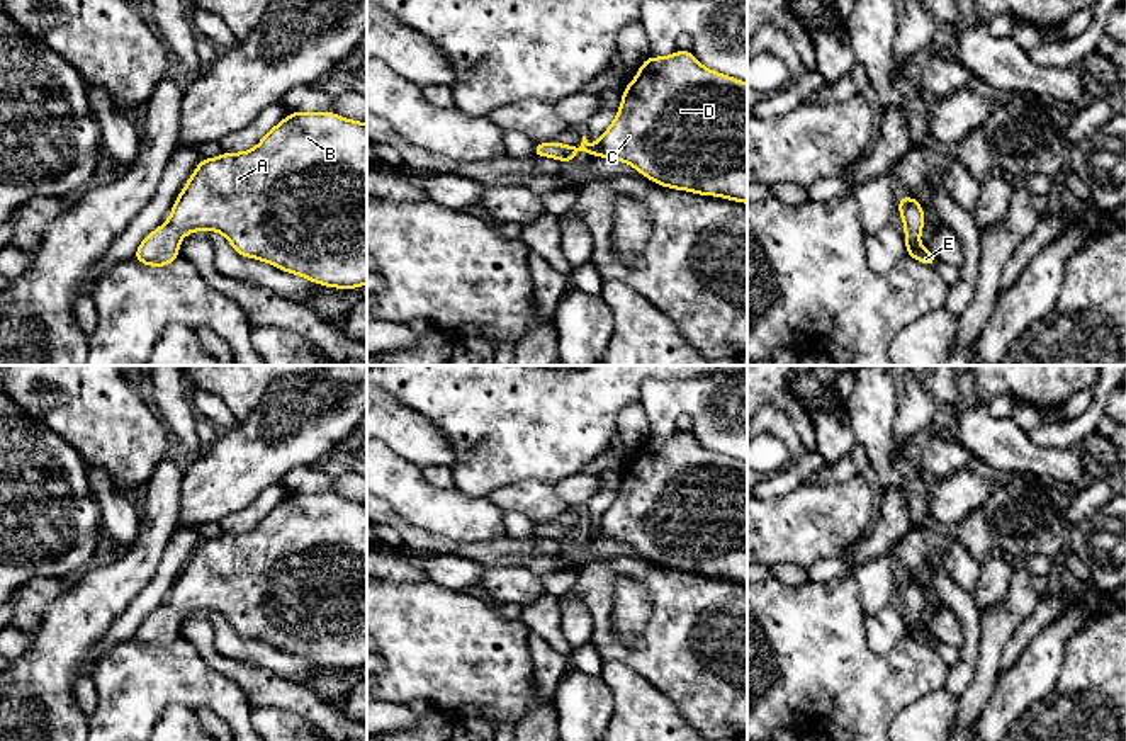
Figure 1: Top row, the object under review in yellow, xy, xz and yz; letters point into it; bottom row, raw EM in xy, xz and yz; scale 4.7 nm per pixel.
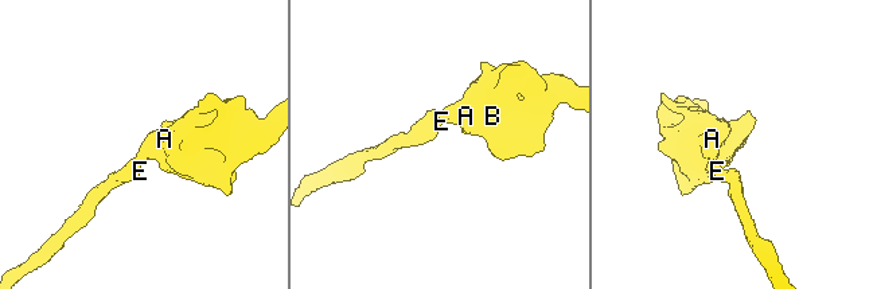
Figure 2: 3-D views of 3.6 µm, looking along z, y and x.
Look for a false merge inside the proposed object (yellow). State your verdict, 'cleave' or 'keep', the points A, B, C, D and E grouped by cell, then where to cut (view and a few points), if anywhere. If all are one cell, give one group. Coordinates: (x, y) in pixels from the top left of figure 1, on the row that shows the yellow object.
keep | A B C D E | no cut

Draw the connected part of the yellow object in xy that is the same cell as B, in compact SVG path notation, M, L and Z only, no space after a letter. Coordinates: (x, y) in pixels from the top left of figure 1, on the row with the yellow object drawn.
M292 112L248 151L204 158L178 194L168 221L134 252L148 267L166 267L187 233L219 231L239 257L267 262L319 286L357 289L367 284L367 124L335 112Z

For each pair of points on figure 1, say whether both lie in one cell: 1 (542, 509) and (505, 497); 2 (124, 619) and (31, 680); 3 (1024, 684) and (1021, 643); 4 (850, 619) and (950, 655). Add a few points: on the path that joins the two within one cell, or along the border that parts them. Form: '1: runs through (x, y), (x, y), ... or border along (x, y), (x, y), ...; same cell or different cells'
1: runs through (534, 500), (513, 498); same cell
2: border along (131, 599), (129, 605), (82, 661); different cells
3: border along (1050, 624), (1001, 672); different cells
4: border along (934, 648), (950, 667); different cells

